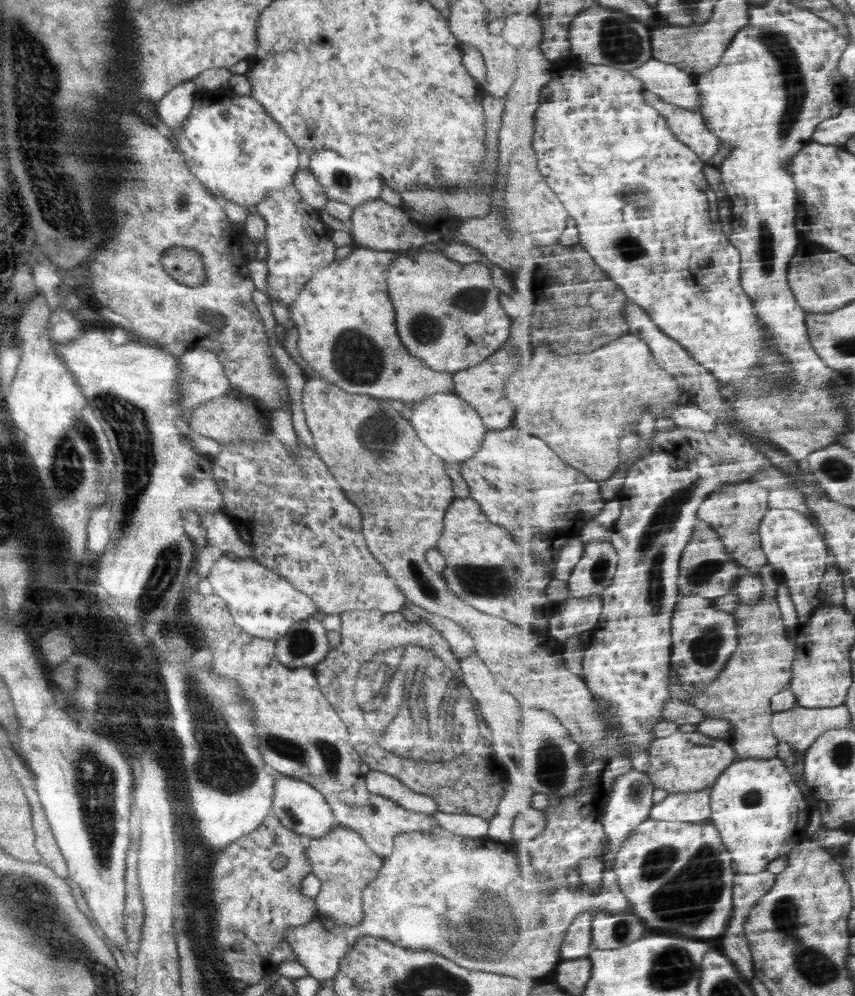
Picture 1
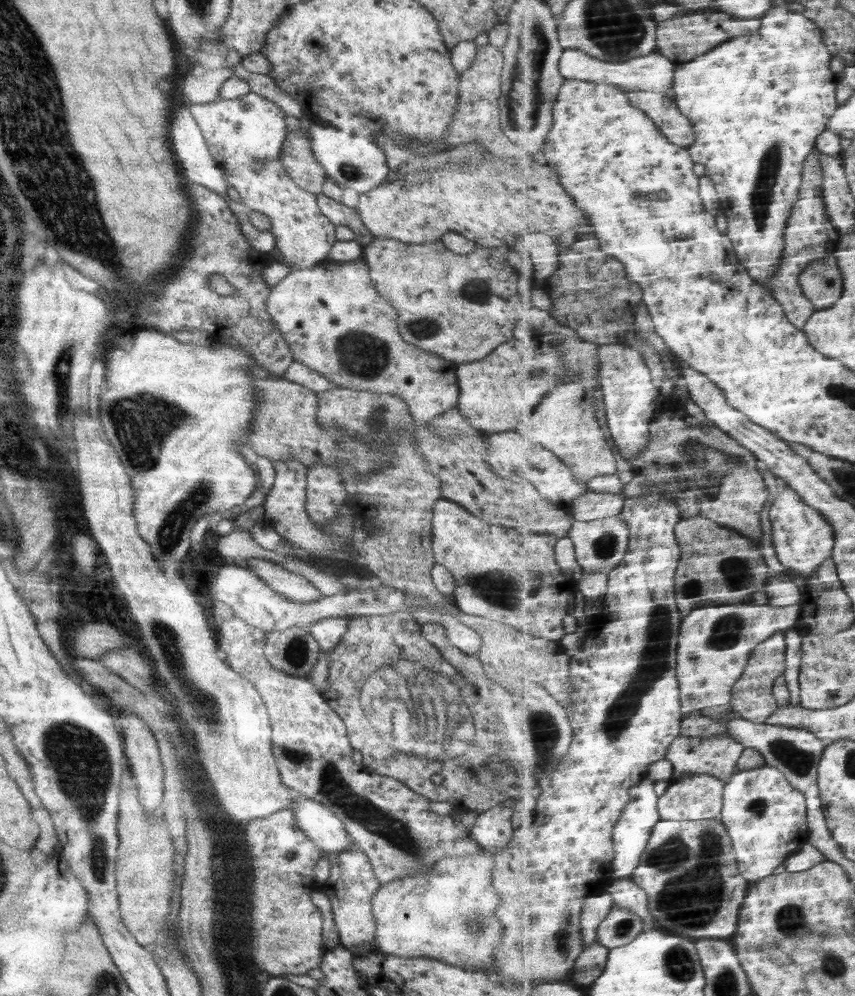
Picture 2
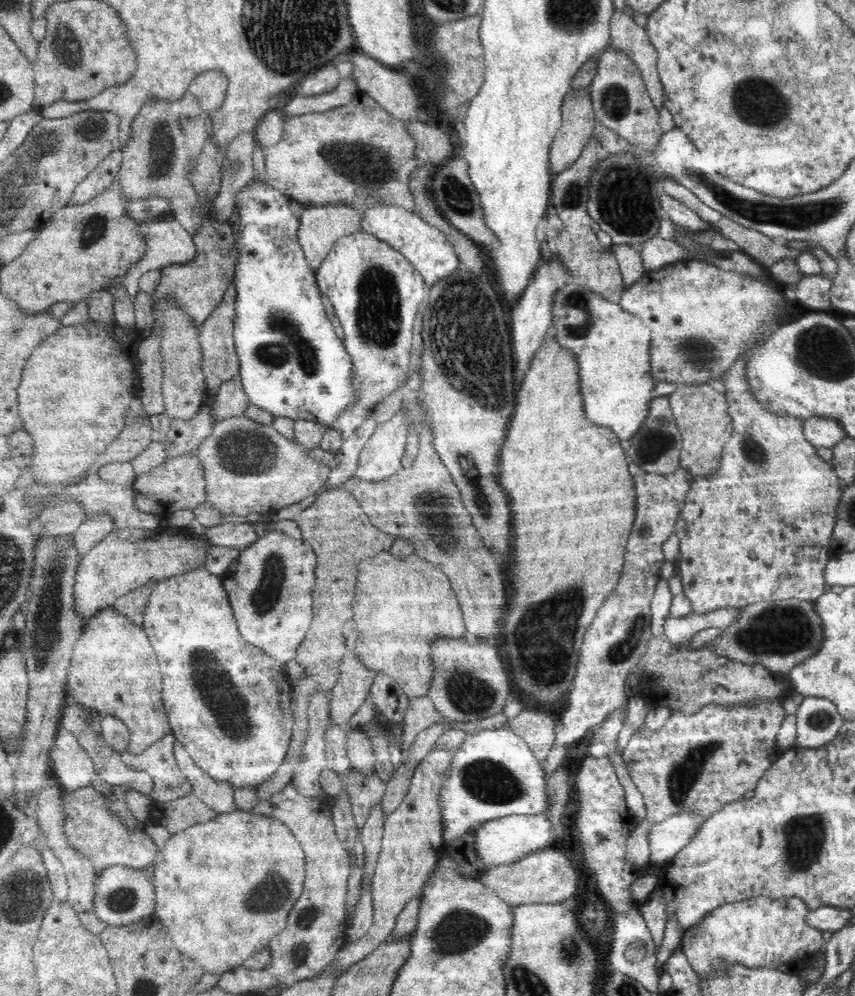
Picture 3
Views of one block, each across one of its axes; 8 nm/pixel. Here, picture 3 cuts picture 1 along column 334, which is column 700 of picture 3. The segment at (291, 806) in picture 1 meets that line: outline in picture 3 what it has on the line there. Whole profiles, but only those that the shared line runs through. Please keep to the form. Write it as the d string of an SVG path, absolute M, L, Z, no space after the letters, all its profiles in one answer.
M684 810L682 814L654 823L647 834L651 868L674 858L694 838L704 820L706 818L695 816L691 810Z

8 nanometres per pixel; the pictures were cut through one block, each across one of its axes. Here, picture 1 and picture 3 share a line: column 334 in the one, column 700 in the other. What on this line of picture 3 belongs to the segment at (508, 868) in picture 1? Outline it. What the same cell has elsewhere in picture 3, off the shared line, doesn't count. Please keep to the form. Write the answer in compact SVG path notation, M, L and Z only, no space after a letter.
M754 897L726 903L706 915L700 924L685 931L680 947L686 953L690 964L699 977L715 973L724 965L732 967L736 964L745 967L770 967L784 973L798 975L805 968L805 964L811 956L817 951L823 950L824 947L822 931L810 926L805 921L809 910L810 908L807 907L805 901L796 897L779 899Z

